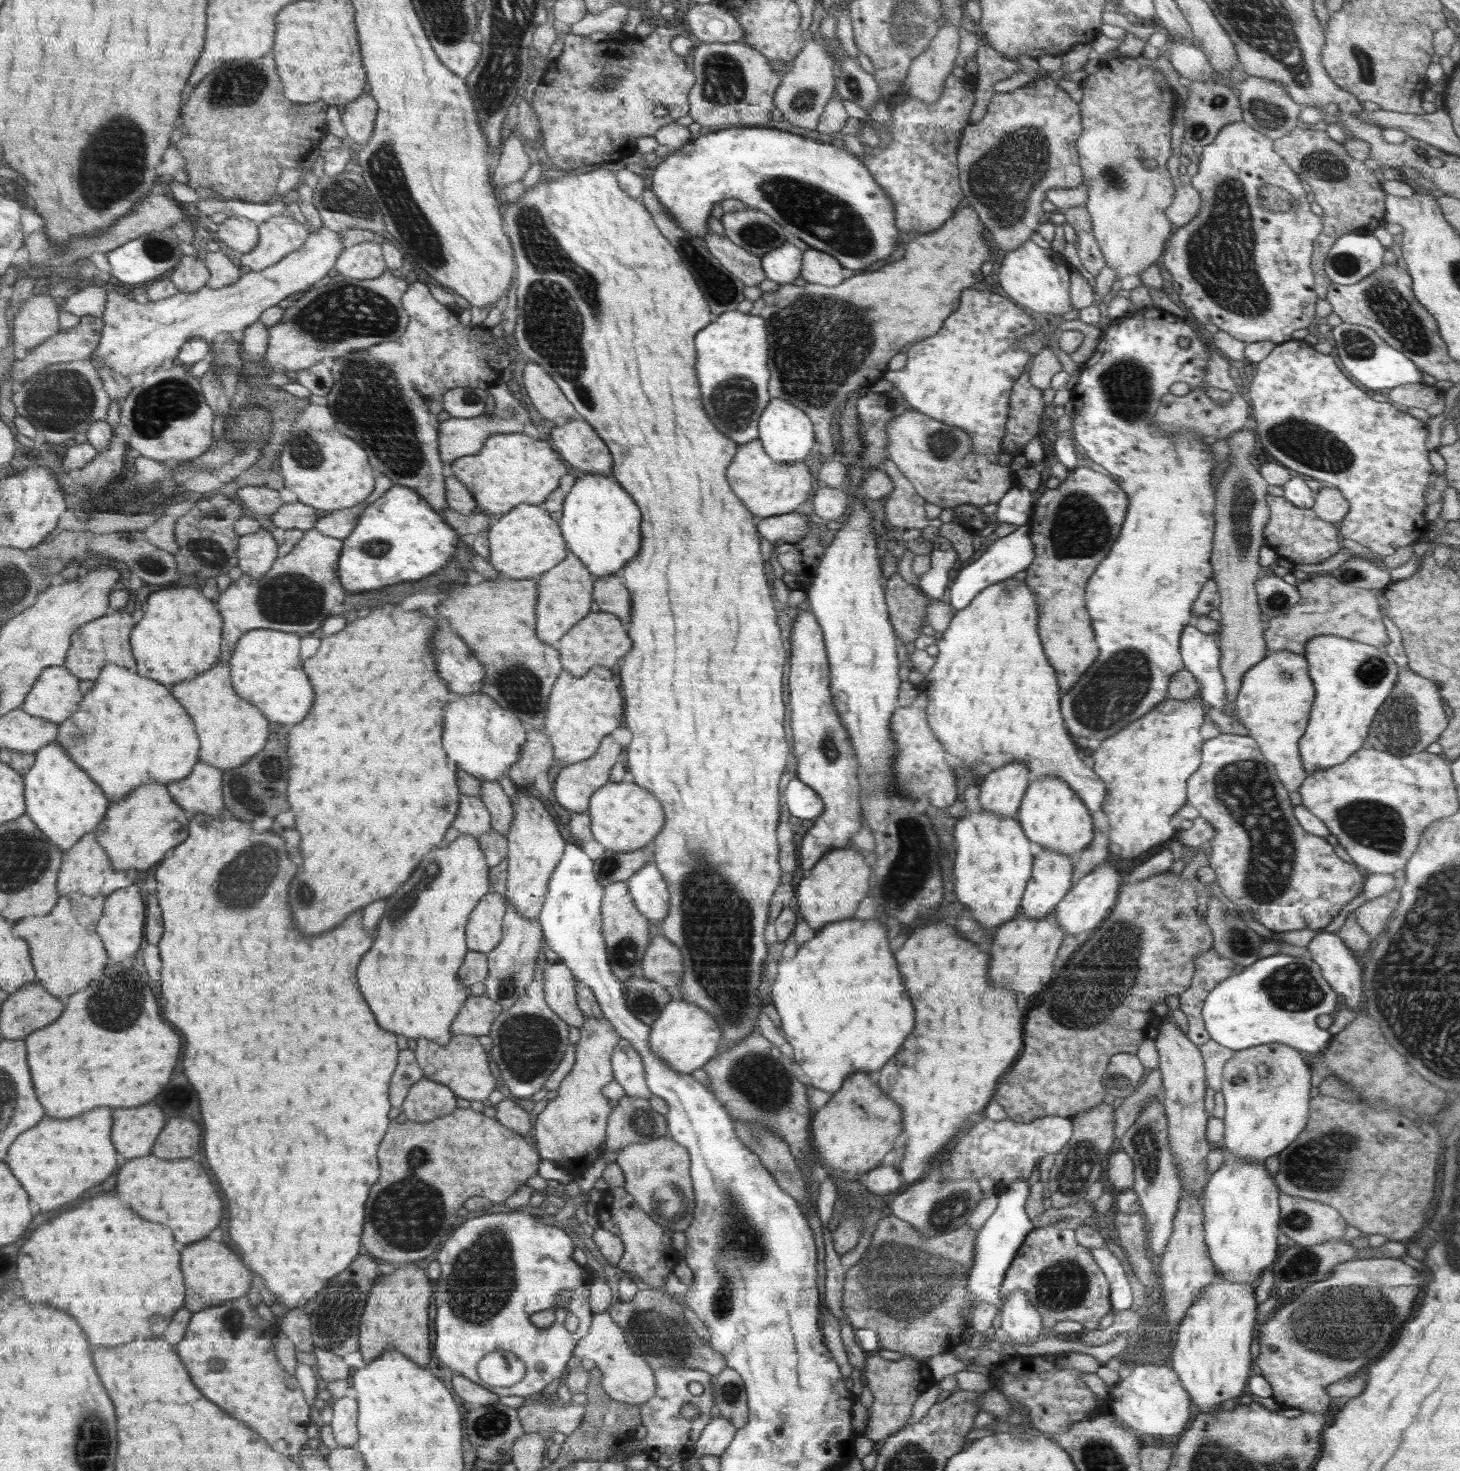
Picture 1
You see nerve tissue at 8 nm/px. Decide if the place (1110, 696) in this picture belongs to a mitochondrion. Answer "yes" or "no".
yes

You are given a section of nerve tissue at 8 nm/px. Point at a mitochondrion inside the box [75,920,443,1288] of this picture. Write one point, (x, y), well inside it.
(119, 1002)

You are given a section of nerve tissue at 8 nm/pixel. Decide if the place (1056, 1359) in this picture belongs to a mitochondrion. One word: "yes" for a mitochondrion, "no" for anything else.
no

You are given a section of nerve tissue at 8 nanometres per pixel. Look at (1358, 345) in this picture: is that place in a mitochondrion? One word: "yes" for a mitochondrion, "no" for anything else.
yes

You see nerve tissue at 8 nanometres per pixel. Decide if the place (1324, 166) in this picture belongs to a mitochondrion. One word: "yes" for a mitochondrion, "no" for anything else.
yes

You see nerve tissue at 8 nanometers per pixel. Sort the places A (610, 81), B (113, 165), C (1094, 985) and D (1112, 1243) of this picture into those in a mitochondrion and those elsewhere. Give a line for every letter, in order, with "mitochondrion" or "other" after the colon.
A: mitochondrion
B: mitochondrion
C: mitochondrion
D: other

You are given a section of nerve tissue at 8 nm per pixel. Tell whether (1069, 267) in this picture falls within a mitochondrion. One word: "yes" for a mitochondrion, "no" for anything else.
no

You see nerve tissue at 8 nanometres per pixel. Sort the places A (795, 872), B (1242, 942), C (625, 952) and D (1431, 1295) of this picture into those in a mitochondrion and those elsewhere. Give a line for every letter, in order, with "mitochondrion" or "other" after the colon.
A: other
B: mitochondrion
C: mitochondrion
D: other

